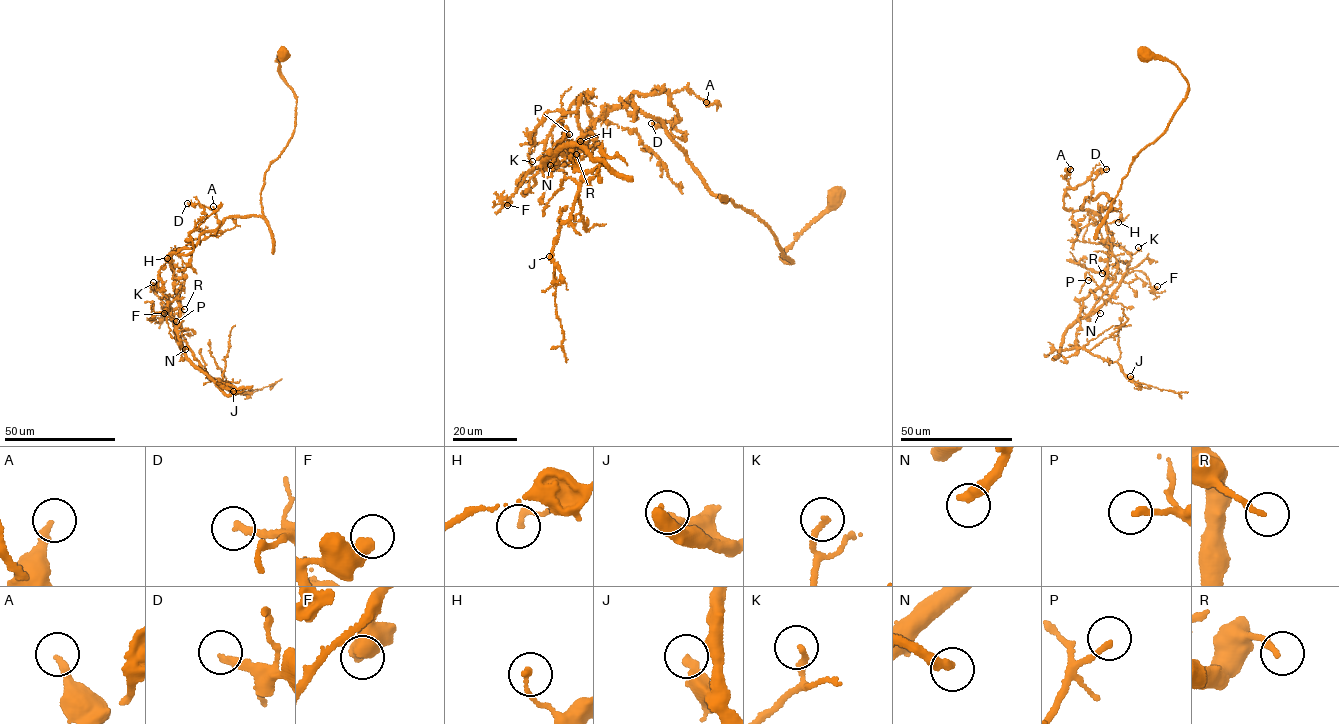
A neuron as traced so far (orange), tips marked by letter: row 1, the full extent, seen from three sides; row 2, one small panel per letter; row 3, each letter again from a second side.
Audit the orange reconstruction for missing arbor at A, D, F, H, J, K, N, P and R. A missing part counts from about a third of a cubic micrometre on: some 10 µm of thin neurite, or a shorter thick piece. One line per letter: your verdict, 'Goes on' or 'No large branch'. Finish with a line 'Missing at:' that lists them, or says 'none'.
A: No large branch
D: Goes on
F: No large branch
H: No large branch
J: No large branch
K: No large branch
N: Goes on
P: No large branch
R: Goes on
Missing at: D, N, R

